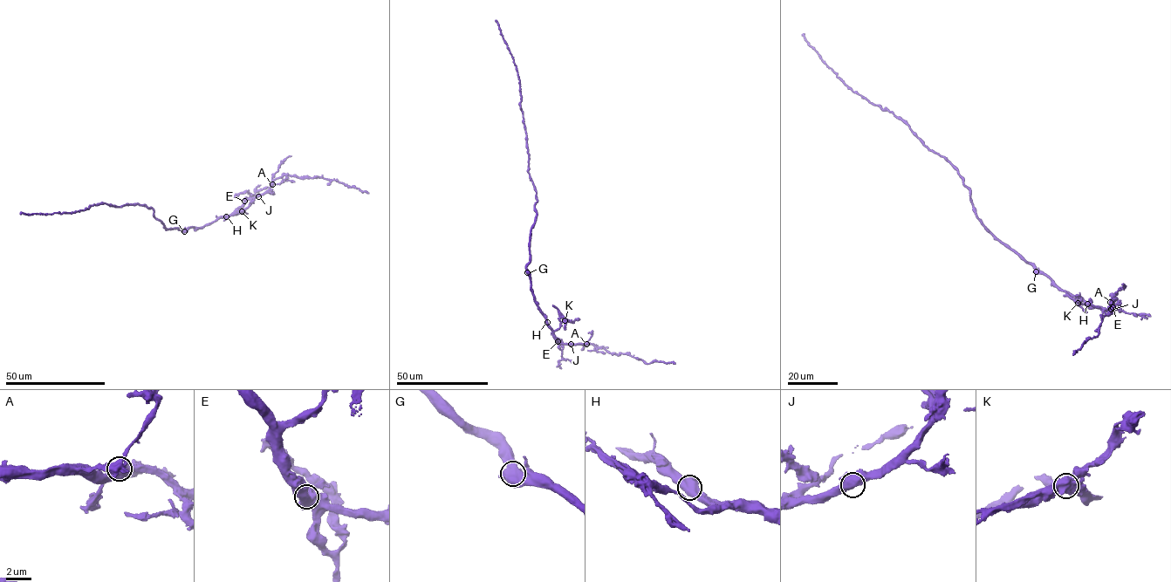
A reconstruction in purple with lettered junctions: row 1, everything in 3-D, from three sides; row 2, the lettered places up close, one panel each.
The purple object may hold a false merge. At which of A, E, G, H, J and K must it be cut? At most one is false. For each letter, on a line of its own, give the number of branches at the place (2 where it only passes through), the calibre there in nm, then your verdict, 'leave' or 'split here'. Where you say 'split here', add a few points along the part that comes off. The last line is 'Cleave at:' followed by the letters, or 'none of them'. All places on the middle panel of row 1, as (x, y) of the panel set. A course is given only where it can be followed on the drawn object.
A: 3 | 600 nm | leave
E: 3 | 600 nm | leave
G: 3 | 600 nm | leave
H: 3 | 550 nm | leave
J: 3 | 550 nm | leave
K: 3 | 700 nm | split here | (564, 320), (552, 305)
Cleave at: K

